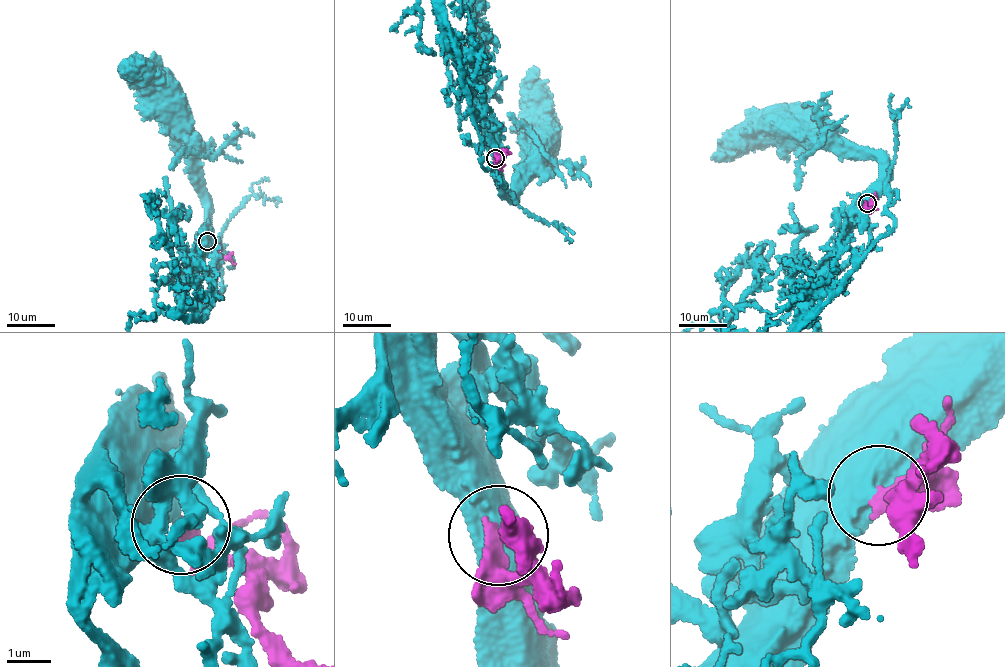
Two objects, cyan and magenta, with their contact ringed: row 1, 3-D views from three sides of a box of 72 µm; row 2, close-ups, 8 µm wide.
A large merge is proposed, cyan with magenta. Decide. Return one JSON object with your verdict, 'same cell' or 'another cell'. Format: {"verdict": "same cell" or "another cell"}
{"verdict": "same cell"}

